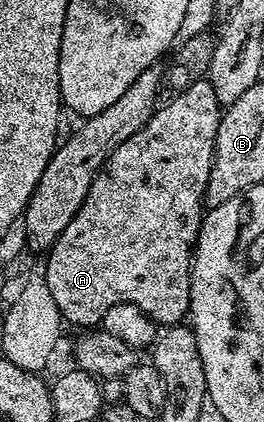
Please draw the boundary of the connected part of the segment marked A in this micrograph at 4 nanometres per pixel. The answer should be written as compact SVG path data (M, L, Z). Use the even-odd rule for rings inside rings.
M201 80L190 84L185 90L179 91L168 103L161 105L153 114L152 119L141 130L134 132L130 140L122 140L118 148L106 160L104 167L97 172L94 184L90 184L90 192L86 192L86 200L82 200L82 208L66 224L62 236L46 254L46 282L50 286L50 293L60 309L60 315L65 323L73 322L80 328L92 328L103 323L106 312L114 308L114 304L134 304L144 314L147 314L153 322L167 328L183 323L189 317L188 305L190 304L190 284L192 283L192 252L196 245L196 237L200 231L201 221L206 213L204 193L206 184L210 180L210 168L214 160L214 144L218 136L218 124L222 107L218 96L214 96L214 88L207 80Z

